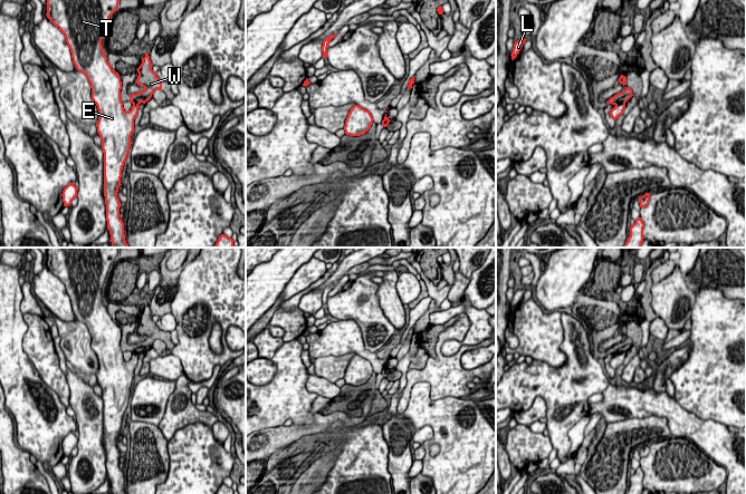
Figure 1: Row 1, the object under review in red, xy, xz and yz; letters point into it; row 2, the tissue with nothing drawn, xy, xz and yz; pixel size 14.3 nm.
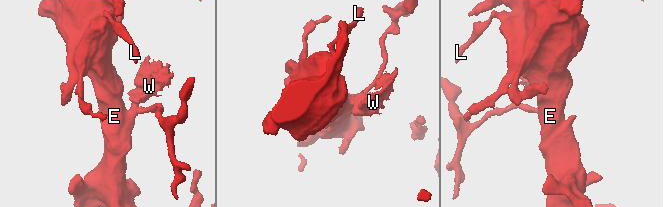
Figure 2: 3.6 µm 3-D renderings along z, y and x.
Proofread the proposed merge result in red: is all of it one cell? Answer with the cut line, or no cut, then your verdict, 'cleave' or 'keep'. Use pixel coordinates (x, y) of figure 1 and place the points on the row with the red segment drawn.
yz (624, 102), (615, 105) | cleave

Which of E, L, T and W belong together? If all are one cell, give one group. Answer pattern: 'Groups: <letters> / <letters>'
Groups: E L T / W

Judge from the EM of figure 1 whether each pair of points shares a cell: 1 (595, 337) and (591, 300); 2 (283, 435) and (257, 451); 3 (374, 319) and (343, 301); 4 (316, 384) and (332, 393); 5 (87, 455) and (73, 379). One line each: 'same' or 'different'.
1: same
2: same
3: same
4: same
5: same

